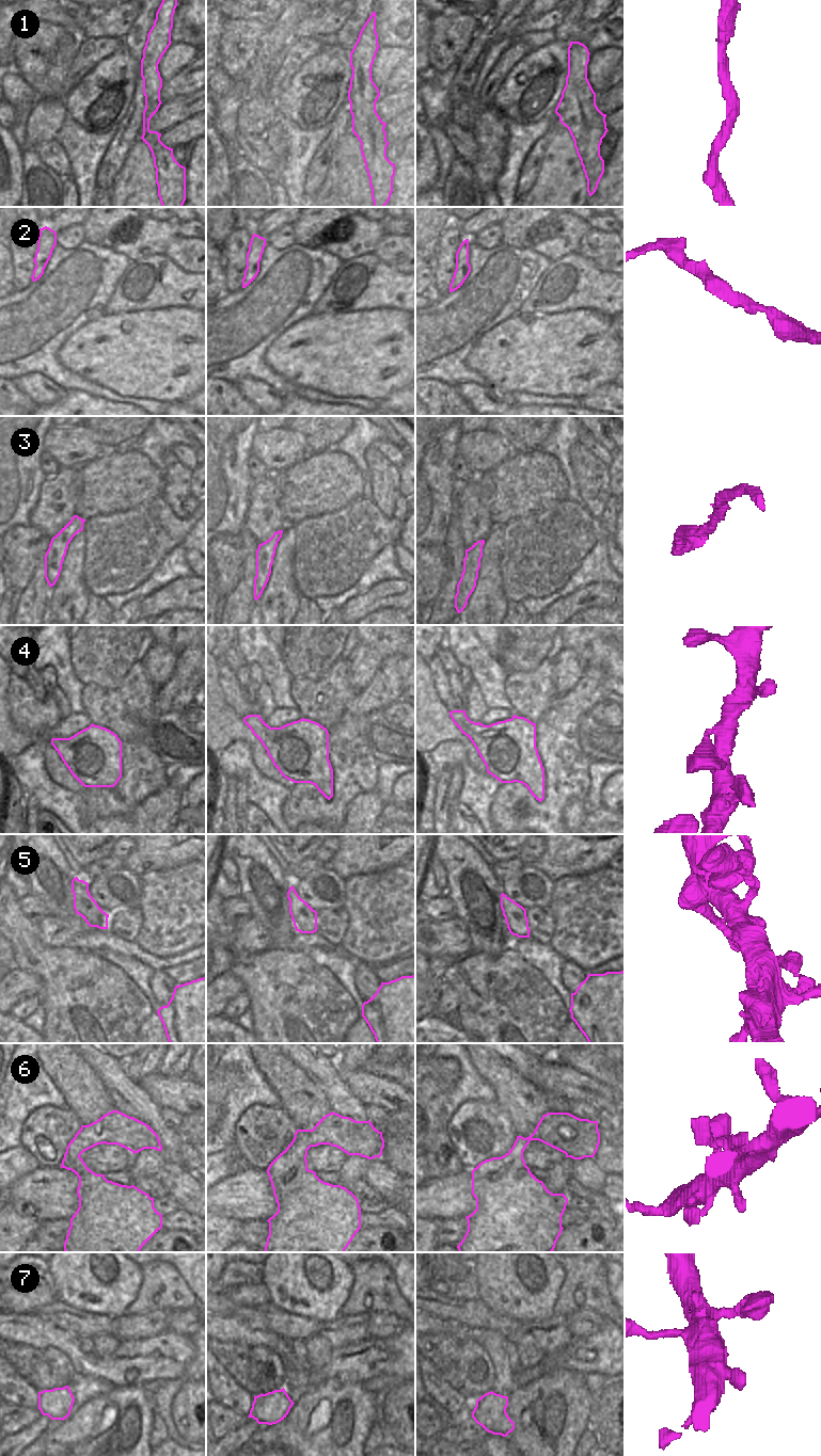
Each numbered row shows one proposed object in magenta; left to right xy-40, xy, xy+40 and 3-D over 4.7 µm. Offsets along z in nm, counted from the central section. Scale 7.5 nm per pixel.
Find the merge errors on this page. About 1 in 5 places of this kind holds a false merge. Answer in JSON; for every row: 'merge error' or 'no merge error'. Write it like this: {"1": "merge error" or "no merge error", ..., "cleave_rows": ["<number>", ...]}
{"1": "no merge error", "2": "no merge error", "3": "no merge error", "4": "no merge error", "5": "no merge error", "6": "no merge error", "7": "no merge error", "cleave_rows": []}

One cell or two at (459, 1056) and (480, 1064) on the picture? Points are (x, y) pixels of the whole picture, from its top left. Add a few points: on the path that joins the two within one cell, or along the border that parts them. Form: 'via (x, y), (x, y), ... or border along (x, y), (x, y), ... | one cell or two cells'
border along (469, 1054), (471, 1064), (485, 1081) | two cells

